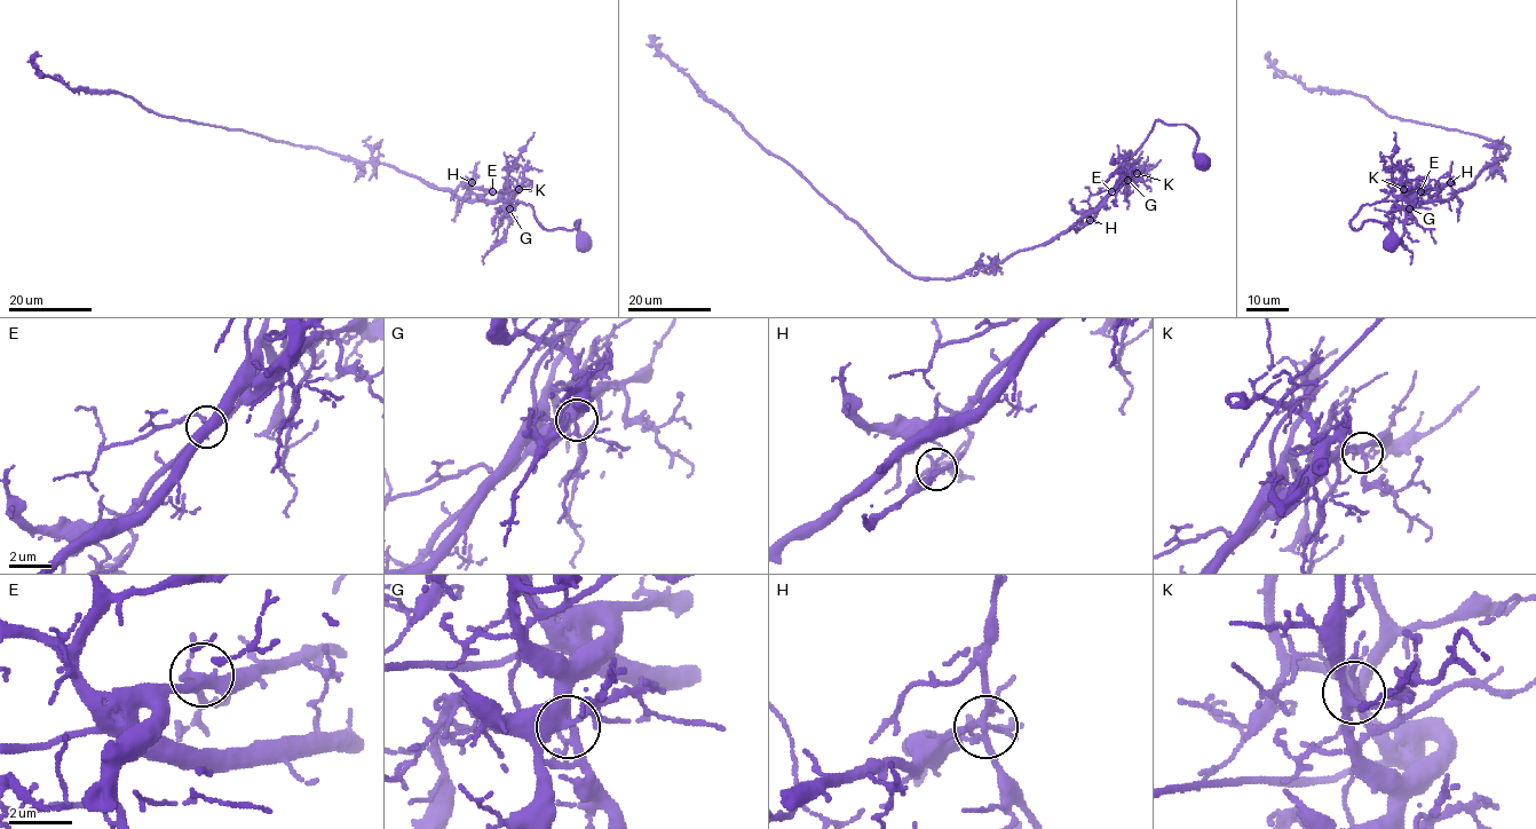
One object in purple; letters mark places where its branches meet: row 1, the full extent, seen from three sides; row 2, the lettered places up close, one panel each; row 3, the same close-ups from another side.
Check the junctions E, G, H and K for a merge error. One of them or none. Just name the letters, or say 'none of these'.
H

